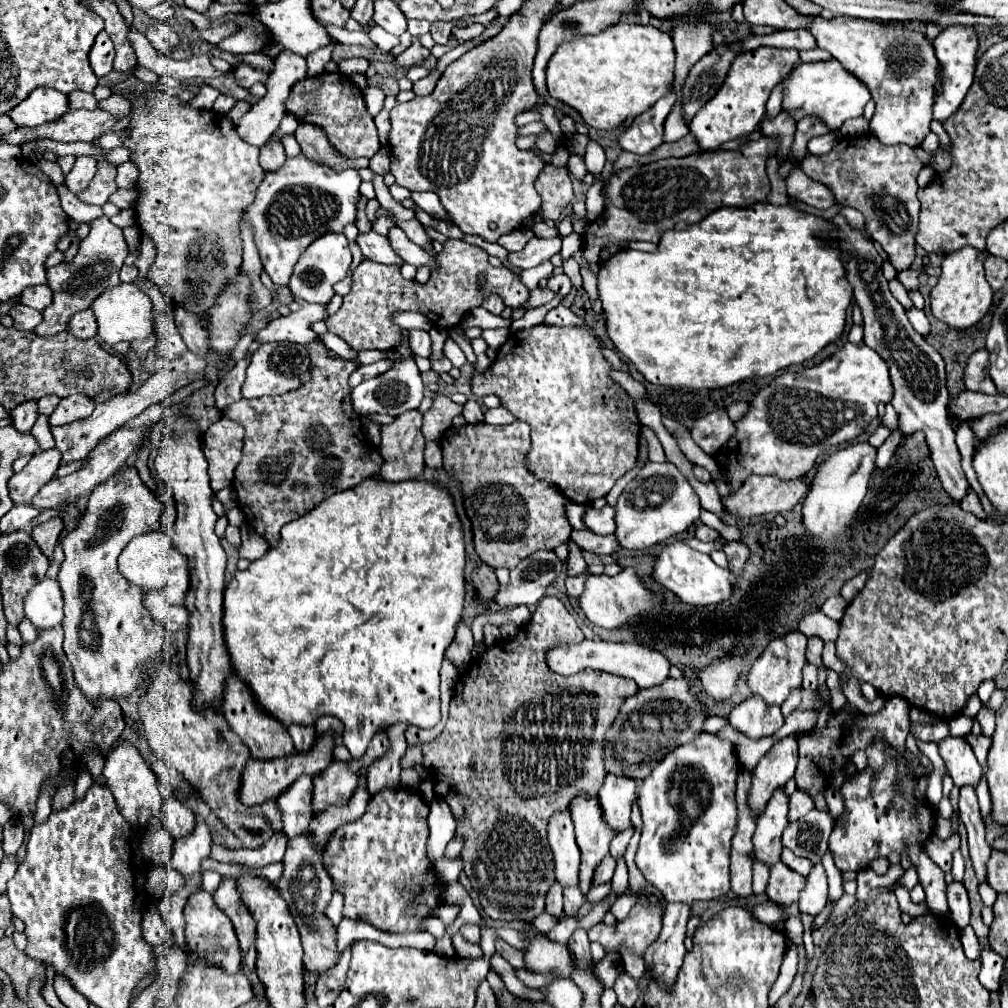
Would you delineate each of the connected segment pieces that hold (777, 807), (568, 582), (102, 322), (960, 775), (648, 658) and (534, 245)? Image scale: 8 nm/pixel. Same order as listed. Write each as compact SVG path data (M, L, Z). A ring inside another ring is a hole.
M778 787L772 799L766 803L764 813L758 817L758 825L754 831L754 855L766 865L774 865L780 861L782 843L780 835L788 825L788 795L784 787Z
M587 571L574 576L574 577L566 577L565 579L565 586L566 586L566 593L568 596L578 597L582 594L585 586L585 582L589 574Z
M122 283L116 289L108 289L108 293L102 293L96 299L96 303L92 303L92 311L96 313L96 321L98 321L98 337L110 347L120 341L134 343L140 339L148 339L156 333L156 315L152 301L134 283L130 285Z
M946 737L940 741L940 755L946 761L948 775L954 779L954 785L976 787L980 783L984 769L978 763L968 741L962 737Z
M584 639L582 643L576 645L558 645L556 649L548 651L548 665L552 671L568 677L572 673L578 673L580 669L596 669L596 671L608 671L620 677L634 679L640 689L656 687L664 679L668 679L670 671L670 661L658 653L656 649L650 649L648 645L638 645L638 643L608 643L608 641L590 641Z
M532 237L522 251L508 253L508 263L518 269L526 270L538 267L544 259L550 259L558 251L560 251L560 237L549 239Z

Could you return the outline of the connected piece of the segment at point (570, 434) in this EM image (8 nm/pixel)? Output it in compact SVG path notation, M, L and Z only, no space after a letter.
M536 325L510 333L508 341L498 349L490 371L474 375L472 391L476 397L498 395L512 415L532 427L532 449L526 463L536 477L552 481L572 503L590 505L594 499L606 497L616 479L628 473L638 461L638 433L642 427L634 413L634 401L610 379L608 371L610 365L590 333L576 327Z

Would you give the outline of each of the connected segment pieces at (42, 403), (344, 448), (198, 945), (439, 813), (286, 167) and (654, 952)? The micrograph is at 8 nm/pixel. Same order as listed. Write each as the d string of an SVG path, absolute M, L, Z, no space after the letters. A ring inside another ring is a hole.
M46 395L46 397L42 397L42 399L38 401L38 411L50 415L50 413L56 409L58 403L60 403L60 397L56 397L56 395Z
M316 337L312 343L304 345L310 353L310 381L296 391L276 395L276 397L260 397L252 401L240 399L238 403L226 407L222 411L224 417L238 421L246 429L242 461L236 467L234 489L238 495L238 507L246 515L246 521L254 527L254 531L268 541L270 547L280 543L280 529L294 521L296 517L306 515L326 497L346 491L370 475L376 475L384 463L378 447L372 447L364 433L360 415L354 411L348 385L350 375L356 371L354 361L346 361L340 357L332 357L330 349ZM296 483L304 485L304 491L296 489Z
M204 889L192 893L184 907L184 919L186 919L186 931L184 931L186 945L190 951L202 955L208 965L218 965L228 975L240 971L242 953L238 947L238 937L234 933L232 921L230 921L230 917L226 917L226 913L222 909L218 909L218 905L214 903L210 893L206 893Z
M434 797L434 801L430 803L428 825L430 825L430 837L428 837L428 845L426 845L428 859L432 863L436 863L444 855L444 849L446 849L448 841L454 837L454 829L456 829L456 821L454 821L448 805L444 805L444 801L440 801L440 797Z
M304 153L288 157L276 171L266 171L258 187L256 201L248 205L242 219L252 225L264 271L274 285L286 285L304 249L326 233L344 233L346 225L356 225L360 201L360 177L354 169L334 171L330 165L308 159Z
M666 905L660 937L644 953L648 967L648 985L658 985L664 991L672 991L672 987L676 985L678 971L686 953L684 937L688 917L688 905Z

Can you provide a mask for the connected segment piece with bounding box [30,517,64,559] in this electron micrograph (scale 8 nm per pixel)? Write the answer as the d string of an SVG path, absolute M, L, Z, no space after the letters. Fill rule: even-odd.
M52 517L52 519L48 519L48 521L40 523L40 525L36 525L36 527L32 529L32 533L30 533L32 539L38 543L40 551L42 551L48 559L52 559L52 551L54 551L56 543L58 543L58 537L60 537L62 529L64 529L62 519L60 519L60 517Z

